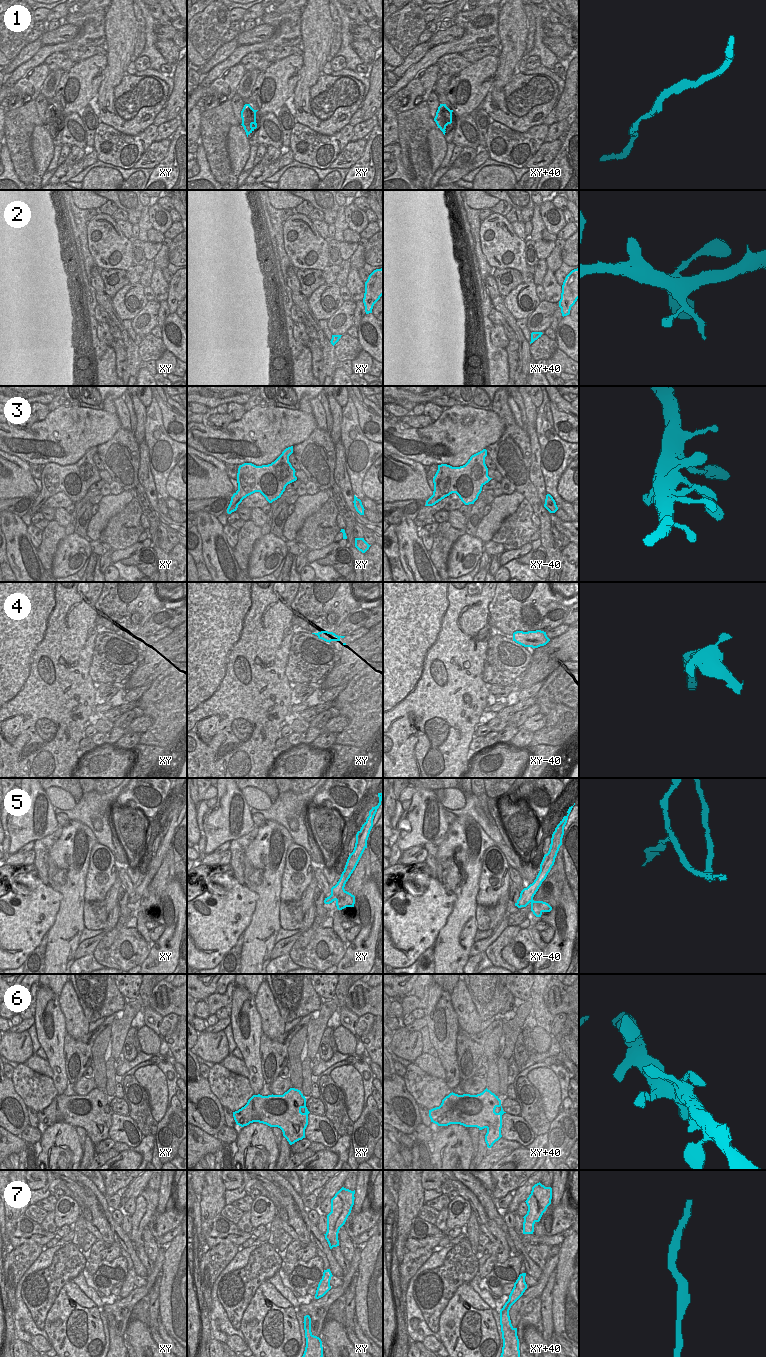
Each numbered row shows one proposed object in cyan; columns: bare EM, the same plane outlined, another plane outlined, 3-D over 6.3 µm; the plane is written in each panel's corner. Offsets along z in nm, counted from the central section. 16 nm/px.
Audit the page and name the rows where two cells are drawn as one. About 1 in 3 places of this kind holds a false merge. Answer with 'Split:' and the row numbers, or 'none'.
Split: 5

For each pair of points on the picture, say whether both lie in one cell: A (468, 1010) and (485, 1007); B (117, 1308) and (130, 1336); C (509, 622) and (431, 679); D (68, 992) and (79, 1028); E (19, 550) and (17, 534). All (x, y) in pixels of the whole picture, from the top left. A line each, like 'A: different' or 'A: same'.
A: different
B: different
C: different
D: same
E: same

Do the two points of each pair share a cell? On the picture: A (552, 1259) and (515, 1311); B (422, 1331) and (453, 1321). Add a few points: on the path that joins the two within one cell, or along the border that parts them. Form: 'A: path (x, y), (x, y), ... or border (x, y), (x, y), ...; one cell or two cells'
A: path (546, 1272), (541, 1283), (526, 1298); one cell
B: border (437, 1332), (441, 1341); two cells

